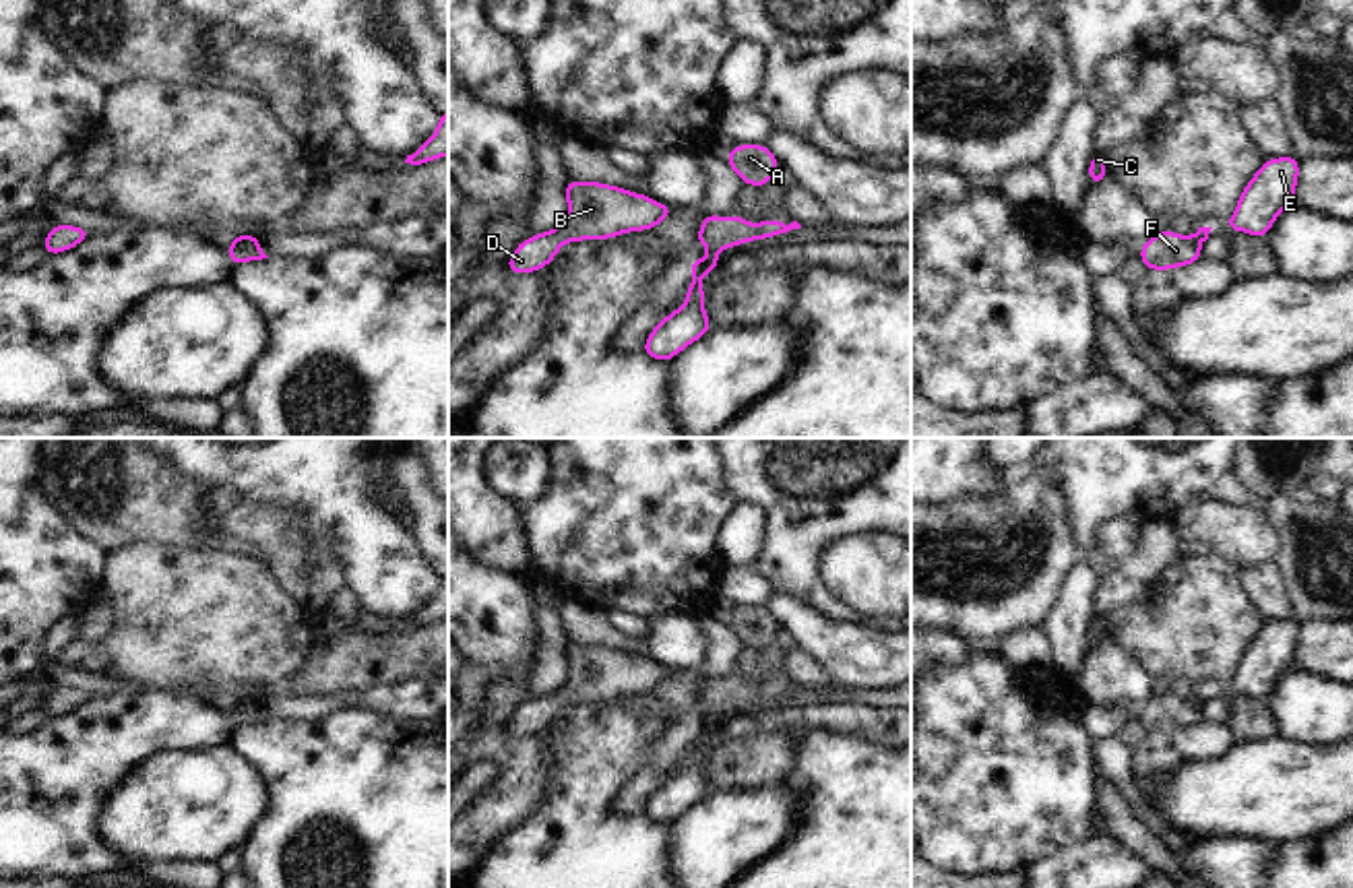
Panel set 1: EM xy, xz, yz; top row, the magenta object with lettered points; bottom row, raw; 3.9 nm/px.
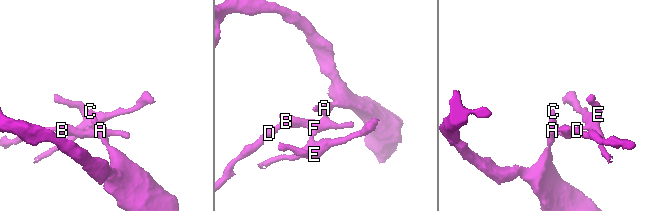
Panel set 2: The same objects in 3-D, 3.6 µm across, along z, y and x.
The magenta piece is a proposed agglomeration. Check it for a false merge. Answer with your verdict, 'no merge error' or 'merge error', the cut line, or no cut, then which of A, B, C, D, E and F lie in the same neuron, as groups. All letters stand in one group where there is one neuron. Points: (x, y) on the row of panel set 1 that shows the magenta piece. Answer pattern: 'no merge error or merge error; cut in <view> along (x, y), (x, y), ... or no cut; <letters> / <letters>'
merge error; cut in xz along (705, 257), (715, 261); A B C D F / E

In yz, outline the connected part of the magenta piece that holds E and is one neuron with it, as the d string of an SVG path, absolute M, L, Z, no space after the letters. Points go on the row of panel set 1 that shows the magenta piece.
M1295 155L1266 159L1241 190L1225 229L1266 237L1275 219L1295 200L1299 161Z

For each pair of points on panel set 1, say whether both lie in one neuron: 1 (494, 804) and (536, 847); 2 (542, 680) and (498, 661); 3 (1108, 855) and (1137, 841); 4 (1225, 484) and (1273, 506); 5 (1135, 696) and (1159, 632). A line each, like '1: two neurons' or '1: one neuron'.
1: two neurons
2: two neurons
3: two neurons
4: one neuron
5: two neurons

